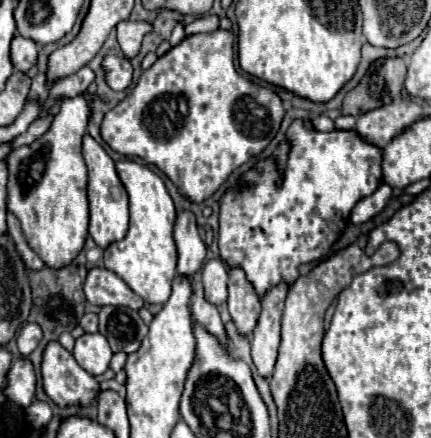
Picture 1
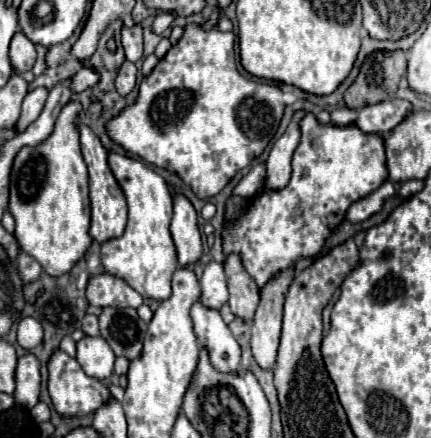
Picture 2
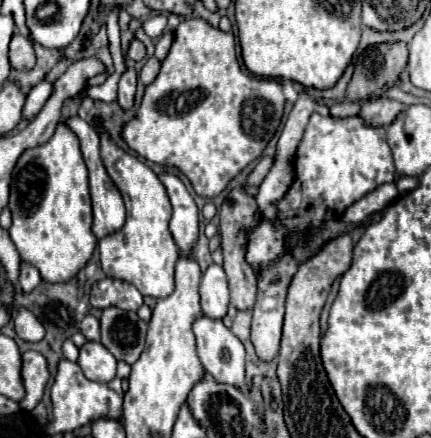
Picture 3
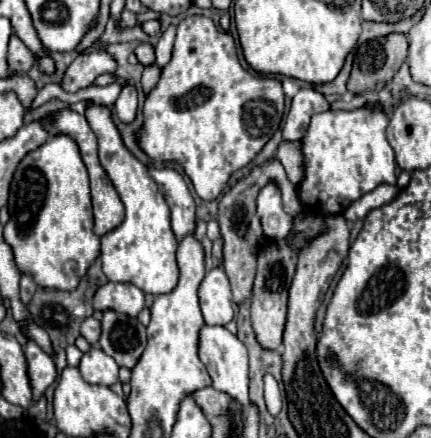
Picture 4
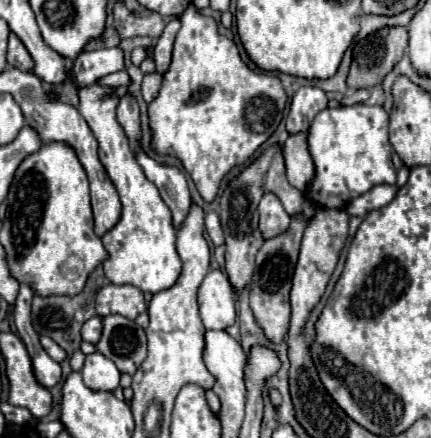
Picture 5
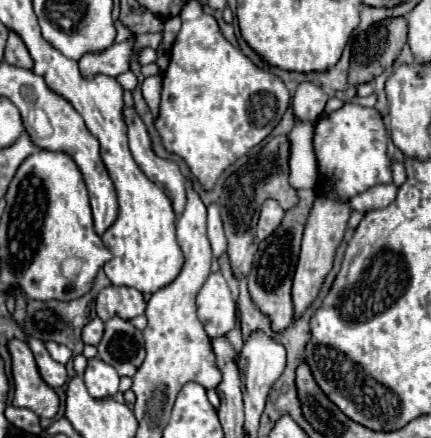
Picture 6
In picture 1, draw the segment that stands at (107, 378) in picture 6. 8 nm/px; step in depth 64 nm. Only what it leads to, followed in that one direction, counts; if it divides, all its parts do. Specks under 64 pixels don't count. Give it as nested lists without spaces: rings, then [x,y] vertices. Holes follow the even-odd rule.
[[[82,334],[76,340],[74,346],[74,358],[76,362],[92,376],[104,374],[110,368],[110,360],[112,360],[112,350],[108,346],[108,340],[100,334]]]

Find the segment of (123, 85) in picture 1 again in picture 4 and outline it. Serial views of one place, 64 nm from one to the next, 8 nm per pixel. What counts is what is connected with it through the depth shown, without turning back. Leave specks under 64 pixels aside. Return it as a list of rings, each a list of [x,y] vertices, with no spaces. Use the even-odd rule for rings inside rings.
[[[124,86],[116,104],[114,104],[114,110],[118,114],[118,120],[124,122],[124,124],[132,124],[134,118],[136,118],[136,110],[138,110],[138,100],[136,100],[136,88],[130,88],[130,86]]]

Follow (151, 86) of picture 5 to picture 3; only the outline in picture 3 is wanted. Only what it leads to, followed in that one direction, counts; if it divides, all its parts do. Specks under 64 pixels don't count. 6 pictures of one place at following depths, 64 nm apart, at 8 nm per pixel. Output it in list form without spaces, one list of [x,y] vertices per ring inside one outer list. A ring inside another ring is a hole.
[[[150,56],[150,58],[146,60],[142,72],[140,72],[140,80],[142,80],[142,84],[148,86],[148,84],[158,76],[158,72],[160,72],[160,62],[158,62],[154,56]]]

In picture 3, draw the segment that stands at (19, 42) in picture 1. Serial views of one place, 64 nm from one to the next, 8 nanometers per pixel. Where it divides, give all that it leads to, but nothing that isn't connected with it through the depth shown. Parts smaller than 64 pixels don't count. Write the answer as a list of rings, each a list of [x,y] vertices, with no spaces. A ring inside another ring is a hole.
[[[14,32],[10,40],[10,66],[16,70],[32,70],[34,64],[36,64],[36,56],[32,42],[20,36],[20,32]]]

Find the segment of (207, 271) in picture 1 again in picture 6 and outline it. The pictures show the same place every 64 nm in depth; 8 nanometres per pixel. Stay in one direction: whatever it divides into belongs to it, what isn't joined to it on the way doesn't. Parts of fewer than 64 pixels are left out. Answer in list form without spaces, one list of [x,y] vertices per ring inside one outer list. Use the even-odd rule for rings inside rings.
[[[214,272],[204,282],[196,298],[198,318],[204,324],[204,330],[210,338],[226,336],[236,324],[236,302],[230,294],[230,288],[220,272]]]

